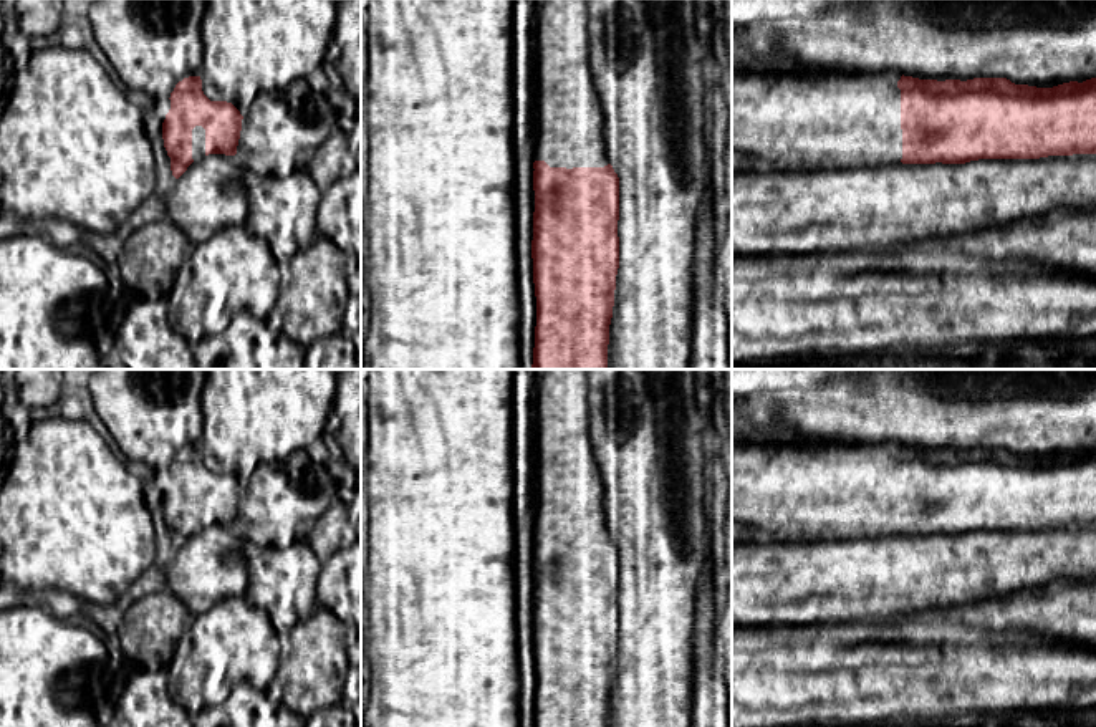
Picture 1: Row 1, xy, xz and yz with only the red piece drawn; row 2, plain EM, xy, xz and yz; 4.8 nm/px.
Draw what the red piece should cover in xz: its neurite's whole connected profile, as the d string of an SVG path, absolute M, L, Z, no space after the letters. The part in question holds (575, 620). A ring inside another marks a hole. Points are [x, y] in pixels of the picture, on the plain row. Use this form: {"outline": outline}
{"outline": "M543 369L535 389L533 727L608 727L619 639L619 548L608 533L604 485L589 437L588 369Z"}

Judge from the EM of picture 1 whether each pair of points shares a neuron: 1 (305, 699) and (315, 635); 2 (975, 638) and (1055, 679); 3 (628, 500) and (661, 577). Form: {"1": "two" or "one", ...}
{"1": "one", "2": "one", "3": "one"}

